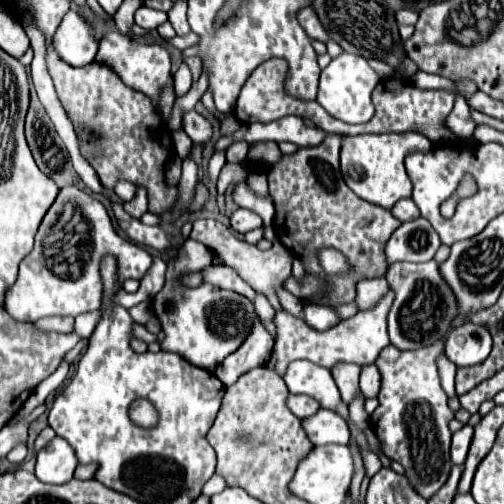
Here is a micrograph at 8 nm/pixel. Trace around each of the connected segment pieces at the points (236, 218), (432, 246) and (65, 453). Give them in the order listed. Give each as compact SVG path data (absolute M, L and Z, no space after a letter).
M238 208L232 216L230 216L230 226L240 232L240 234L246 234L254 228L260 228L262 226L262 218L252 212L252 210L246 210L246 208Z
M428 220L404 222L386 244L386 262L428 262L440 248L440 238Z
M56 436L46 448L38 452L36 478L46 484L66 484L72 480L76 464L78 462L72 446L64 438Z

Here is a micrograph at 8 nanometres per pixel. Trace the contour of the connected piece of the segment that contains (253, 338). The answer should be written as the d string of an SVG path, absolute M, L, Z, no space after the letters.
M260 320L254 322L248 338L242 342L242 346L232 352L218 368L216 368L216 376L220 378L220 382L236 382L244 372L256 368L256 366L264 366L270 360L270 352L274 346L274 338L270 336L270 332L264 328L264 324Z

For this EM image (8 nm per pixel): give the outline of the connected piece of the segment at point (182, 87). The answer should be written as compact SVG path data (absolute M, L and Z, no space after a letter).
M182 63L179 69L173 74L174 91L176 96L185 95L191 88L193 79L189 67Z

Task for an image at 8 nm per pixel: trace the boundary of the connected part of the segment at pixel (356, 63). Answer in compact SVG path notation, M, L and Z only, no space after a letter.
M343 52L322 69L316 100L324 110L328 110L330 116L334 116L338 120L344 120L348 124L368 122L368 118L372 118L372 114L374 114L374 104L370 100L370 94L372 94L374 86L378 84L378 80L380 78L369 66L367 59L360 55Z

